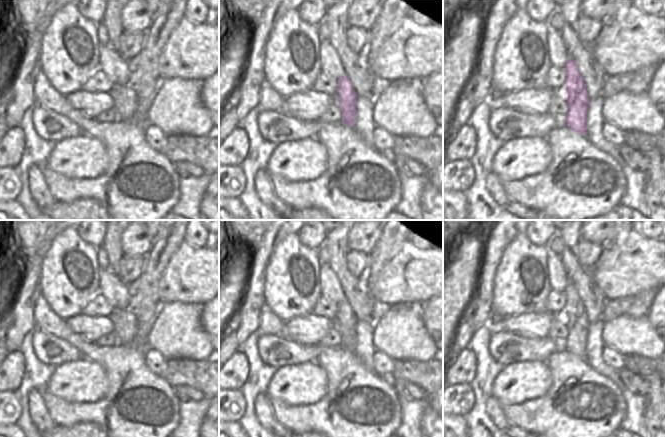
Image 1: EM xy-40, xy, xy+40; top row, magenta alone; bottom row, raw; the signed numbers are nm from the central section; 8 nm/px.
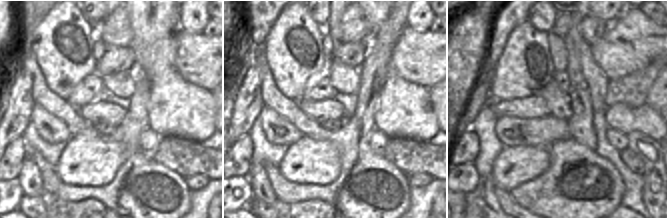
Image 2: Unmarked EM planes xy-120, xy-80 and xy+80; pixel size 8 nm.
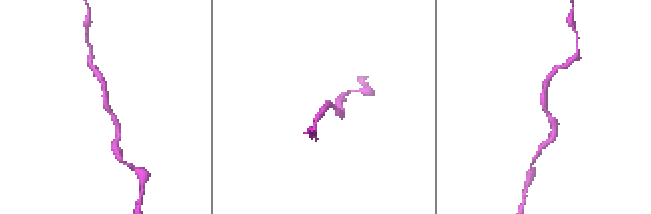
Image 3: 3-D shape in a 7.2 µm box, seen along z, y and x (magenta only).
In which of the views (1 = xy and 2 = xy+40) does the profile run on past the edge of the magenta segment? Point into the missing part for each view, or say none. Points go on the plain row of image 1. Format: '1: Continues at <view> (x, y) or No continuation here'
1: No continuation here
2: No continuation here.

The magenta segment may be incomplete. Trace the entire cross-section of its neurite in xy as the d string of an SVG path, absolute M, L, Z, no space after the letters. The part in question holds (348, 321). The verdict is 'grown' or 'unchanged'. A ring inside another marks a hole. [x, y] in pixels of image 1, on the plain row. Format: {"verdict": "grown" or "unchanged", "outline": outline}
{"verdict": "unchanged", "outline": "M342 300L338 304L337 316L340 319L339 332L342 335L342 346L354 351L354 341L356 339L357 319L347 300Z"}

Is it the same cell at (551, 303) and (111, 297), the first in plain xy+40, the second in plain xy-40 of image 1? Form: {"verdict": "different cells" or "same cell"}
{"verdict": "different cells"}

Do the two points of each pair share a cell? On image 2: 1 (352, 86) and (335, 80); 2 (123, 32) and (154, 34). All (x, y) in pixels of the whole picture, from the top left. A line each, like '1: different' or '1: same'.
1: same
2: different

